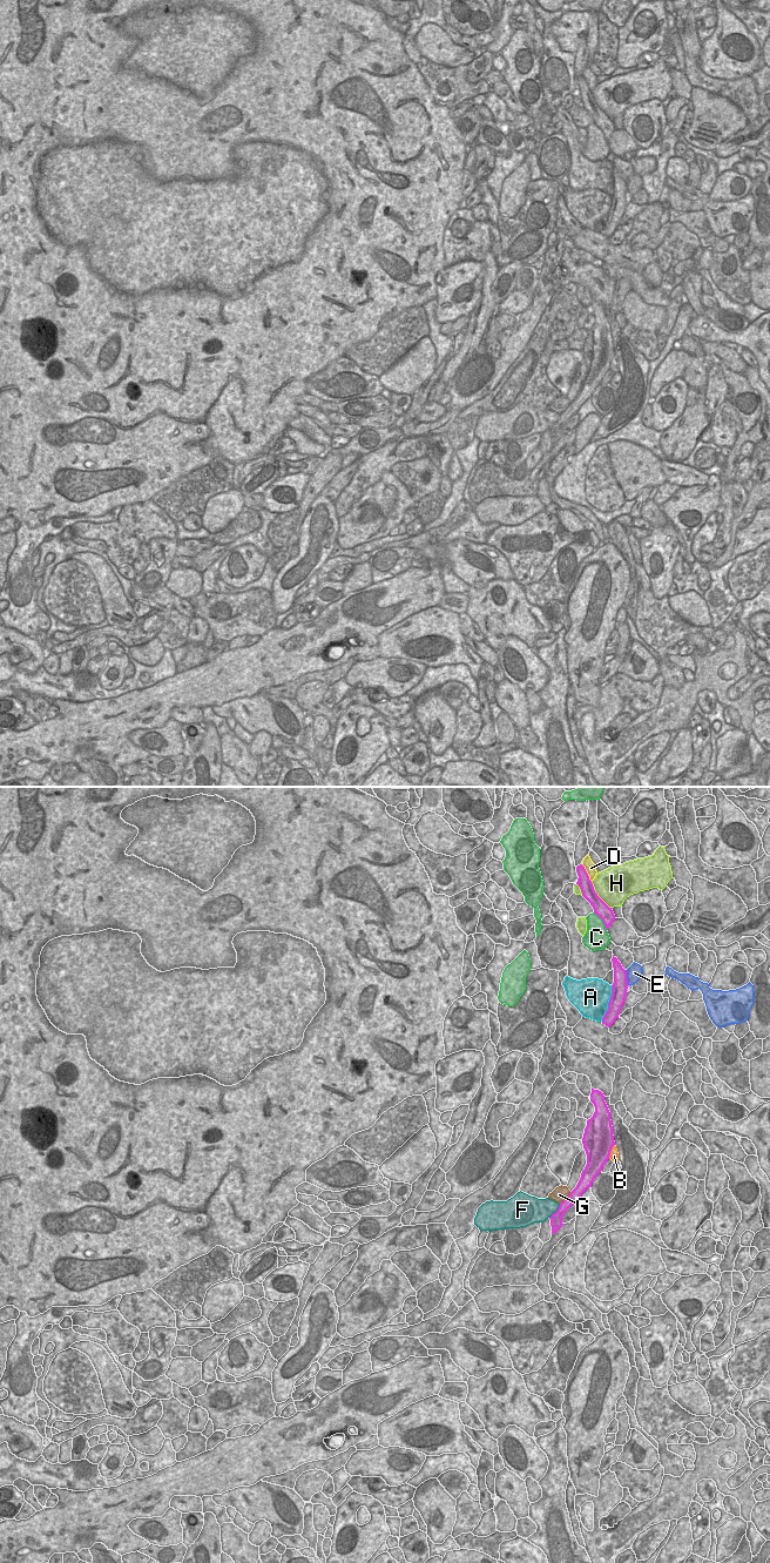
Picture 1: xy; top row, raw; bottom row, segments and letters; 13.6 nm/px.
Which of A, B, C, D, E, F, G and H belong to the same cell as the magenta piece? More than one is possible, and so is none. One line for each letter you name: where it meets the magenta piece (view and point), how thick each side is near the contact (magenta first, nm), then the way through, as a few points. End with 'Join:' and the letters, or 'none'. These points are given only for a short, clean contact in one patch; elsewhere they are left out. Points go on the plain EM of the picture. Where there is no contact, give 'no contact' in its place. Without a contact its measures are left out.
Join: none

